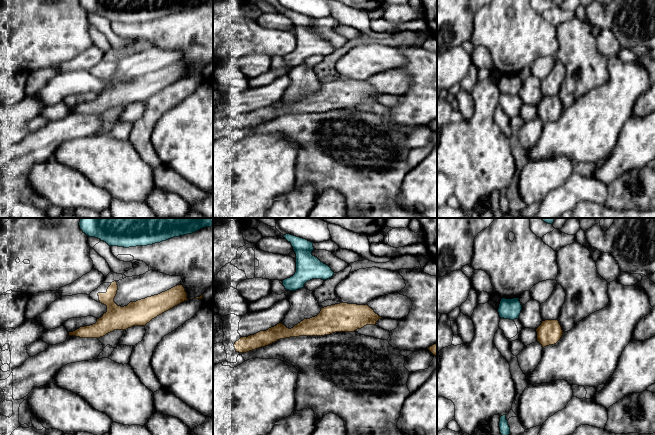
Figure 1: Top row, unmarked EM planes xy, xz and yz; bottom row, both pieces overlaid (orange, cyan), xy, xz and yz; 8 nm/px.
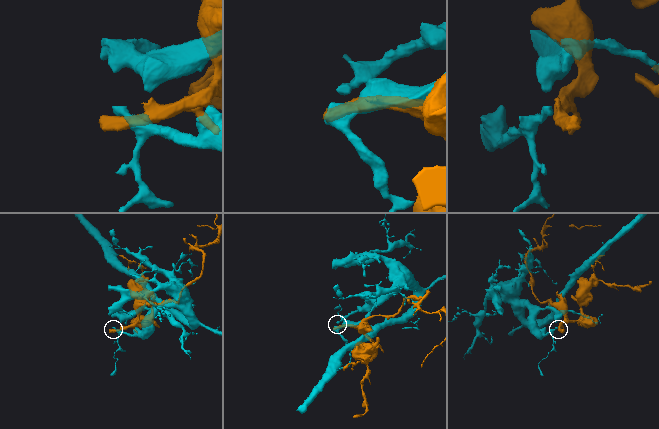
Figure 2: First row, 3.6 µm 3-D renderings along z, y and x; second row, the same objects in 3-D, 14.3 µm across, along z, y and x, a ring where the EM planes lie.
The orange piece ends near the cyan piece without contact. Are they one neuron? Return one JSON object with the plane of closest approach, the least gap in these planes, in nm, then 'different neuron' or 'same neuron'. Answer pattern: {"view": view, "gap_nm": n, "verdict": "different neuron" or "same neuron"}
{"view": "yz", "gap_nm": 170, "verdict": "different neuron"}

